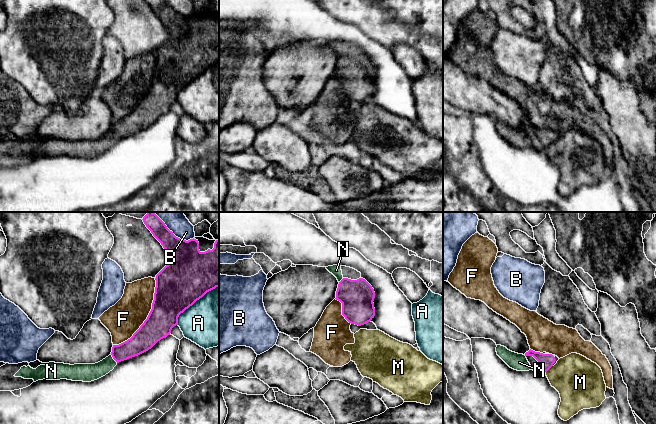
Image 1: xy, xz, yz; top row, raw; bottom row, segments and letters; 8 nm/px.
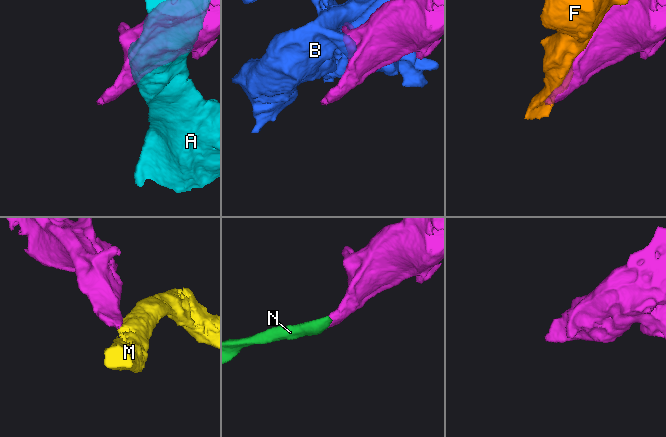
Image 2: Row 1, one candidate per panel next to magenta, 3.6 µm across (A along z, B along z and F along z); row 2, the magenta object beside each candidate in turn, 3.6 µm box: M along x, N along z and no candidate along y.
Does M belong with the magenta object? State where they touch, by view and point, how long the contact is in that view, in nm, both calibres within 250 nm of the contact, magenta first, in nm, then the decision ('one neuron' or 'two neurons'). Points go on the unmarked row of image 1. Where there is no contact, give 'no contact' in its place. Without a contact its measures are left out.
yz (549, 144) | 80 nm | 120/360 nm | two neurons

